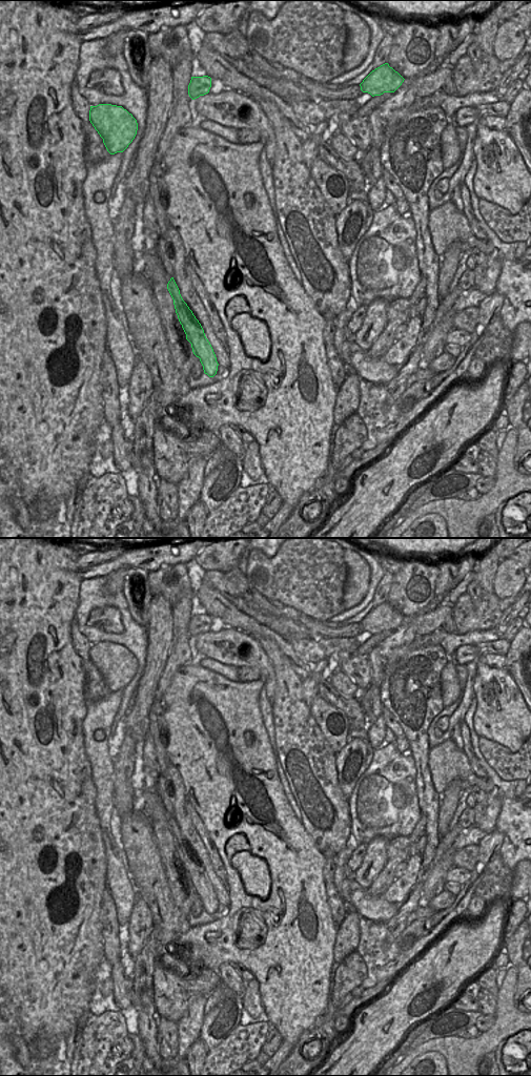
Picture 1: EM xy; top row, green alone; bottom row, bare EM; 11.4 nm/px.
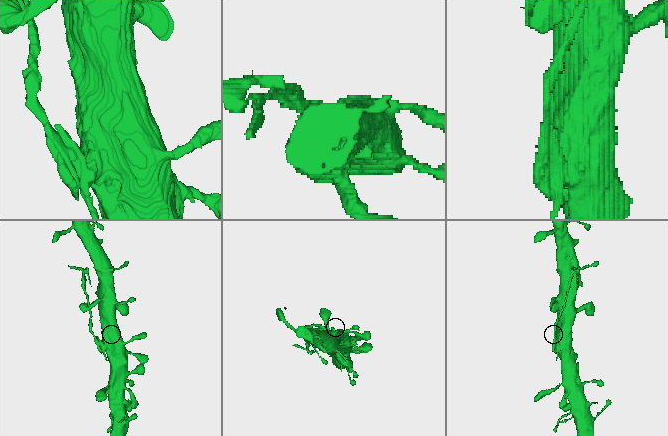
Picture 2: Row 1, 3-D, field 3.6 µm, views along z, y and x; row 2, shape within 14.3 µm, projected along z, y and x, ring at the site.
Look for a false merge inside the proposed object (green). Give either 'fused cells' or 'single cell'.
fused cells

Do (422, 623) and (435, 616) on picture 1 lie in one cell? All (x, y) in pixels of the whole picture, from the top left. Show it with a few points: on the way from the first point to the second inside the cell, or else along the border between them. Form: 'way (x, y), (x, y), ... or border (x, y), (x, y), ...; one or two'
way (425, 623), (432, 619); one

